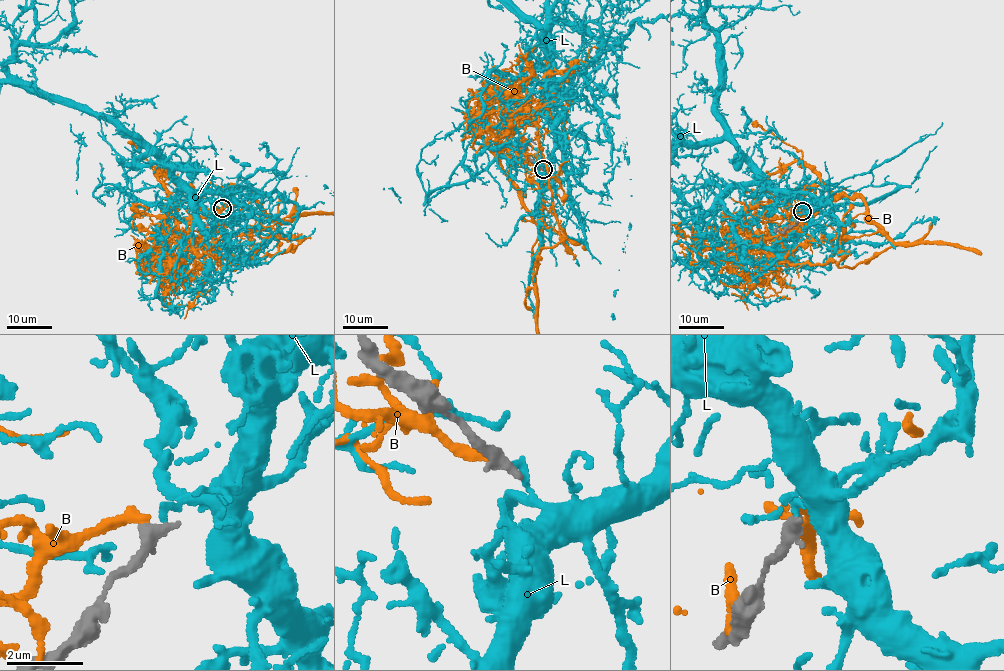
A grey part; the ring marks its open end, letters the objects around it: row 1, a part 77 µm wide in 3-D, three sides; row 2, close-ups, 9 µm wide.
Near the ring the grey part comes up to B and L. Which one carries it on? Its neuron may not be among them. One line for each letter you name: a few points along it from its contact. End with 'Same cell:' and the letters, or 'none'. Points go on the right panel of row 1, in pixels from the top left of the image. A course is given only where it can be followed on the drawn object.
Same cell: none

